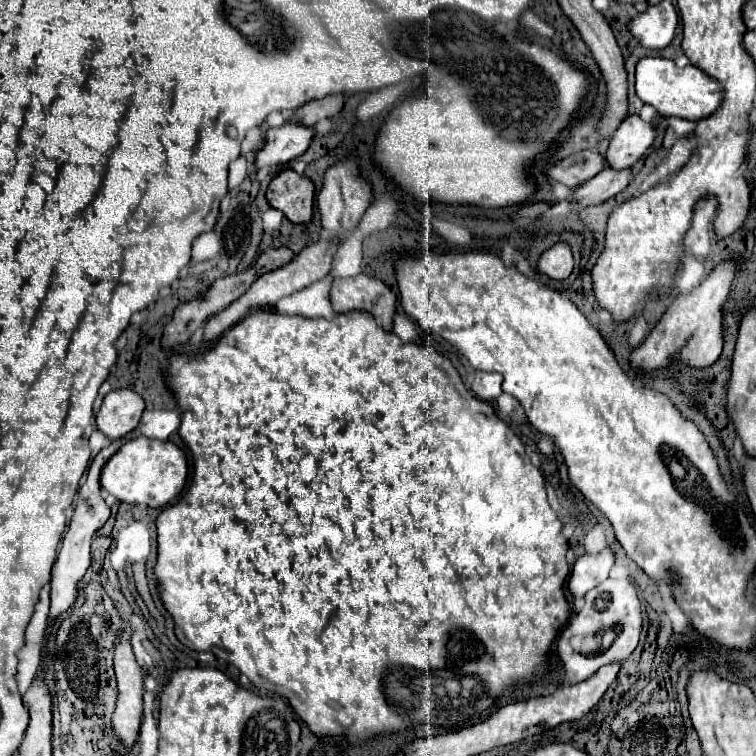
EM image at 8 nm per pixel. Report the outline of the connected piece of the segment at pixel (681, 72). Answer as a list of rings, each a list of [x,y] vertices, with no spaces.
[[[646,56],[636,64],[636,96],[656,108],[662,116],[678,116],[684,120],[702,120],[714,114],[722,100],[722,90],[716,80],[708,80],[706,74],[694,66],[676,68],[676,64],[668,58],[652,58]]]

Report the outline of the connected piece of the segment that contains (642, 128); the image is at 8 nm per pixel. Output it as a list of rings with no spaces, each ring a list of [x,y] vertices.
[[[636,114],[628,116],[620,124],[620,130],[614,134],[608,146],[608,154],[606,154],[608,166],[614,170],[632,168],[652,146],[654,138],[656,138],[656,130],[652,124],[644,122]]]

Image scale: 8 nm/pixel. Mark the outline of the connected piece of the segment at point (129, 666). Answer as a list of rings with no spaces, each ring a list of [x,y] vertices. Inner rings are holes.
[[[118,636],[118,644],[114,650],[114,670],[120,694],[116,712],[112,716],[112,730],[124,742],[124,746],[130,748],[142,724],[144,670],[136,662],[132,644],[126,636]]]

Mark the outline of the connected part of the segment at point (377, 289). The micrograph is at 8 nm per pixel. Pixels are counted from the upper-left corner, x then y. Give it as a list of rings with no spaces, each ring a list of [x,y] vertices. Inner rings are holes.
[[[358,274],[352,278],[332,278],[330,304],[334,312],[370,312],[386,332],[392,330],[396,296],[386,284],[382,284],[370,274]]]

